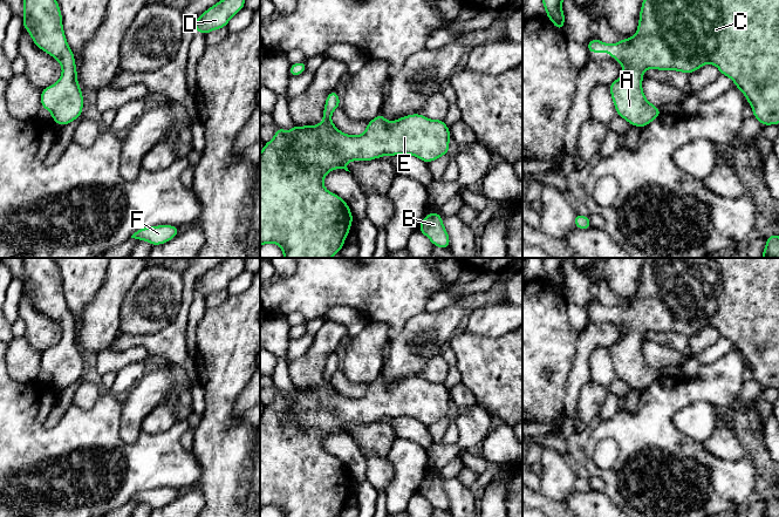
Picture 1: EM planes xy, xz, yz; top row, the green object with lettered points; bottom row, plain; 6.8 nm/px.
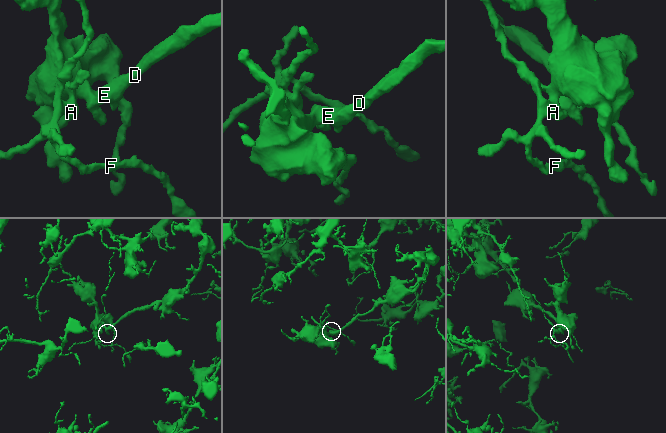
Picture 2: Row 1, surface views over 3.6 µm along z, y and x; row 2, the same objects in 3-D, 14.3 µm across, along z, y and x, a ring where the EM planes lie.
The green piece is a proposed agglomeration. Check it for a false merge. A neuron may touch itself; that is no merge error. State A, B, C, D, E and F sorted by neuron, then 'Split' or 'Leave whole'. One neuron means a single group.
Groups: A B C D E F. Leave whole

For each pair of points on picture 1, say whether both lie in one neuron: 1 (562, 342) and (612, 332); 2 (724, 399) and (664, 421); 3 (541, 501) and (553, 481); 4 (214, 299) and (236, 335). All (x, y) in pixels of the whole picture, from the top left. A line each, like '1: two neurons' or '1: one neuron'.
1: two neurons
2: one neuron
3: two neurons
4: two neurons

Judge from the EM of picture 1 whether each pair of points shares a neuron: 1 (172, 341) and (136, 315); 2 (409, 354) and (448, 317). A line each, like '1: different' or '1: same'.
1: different
2: same

